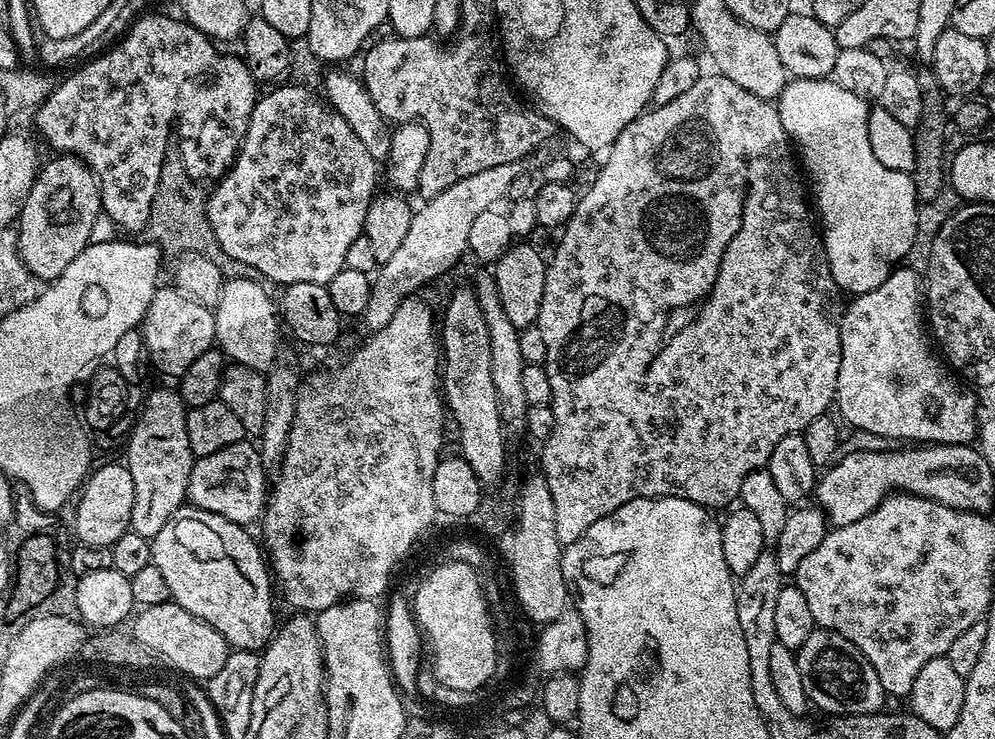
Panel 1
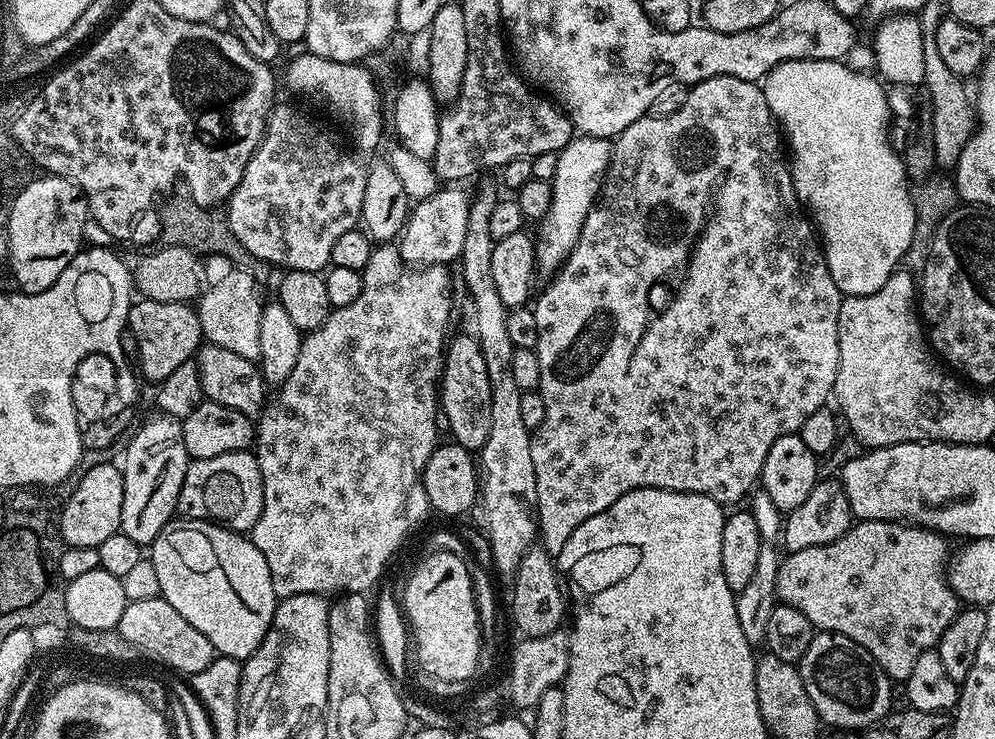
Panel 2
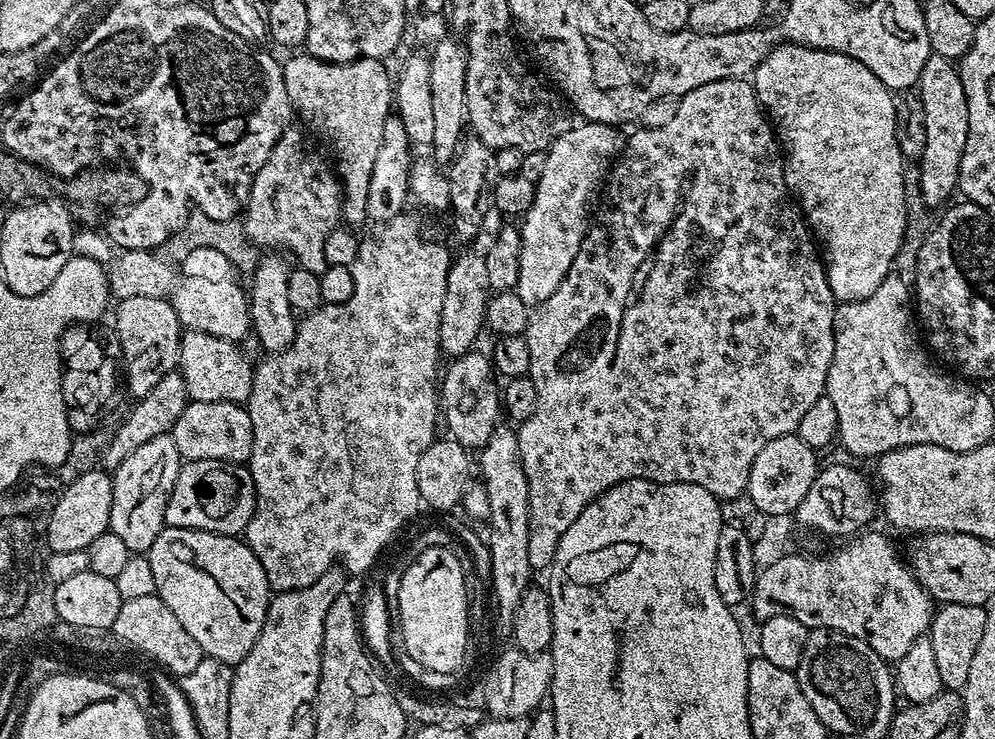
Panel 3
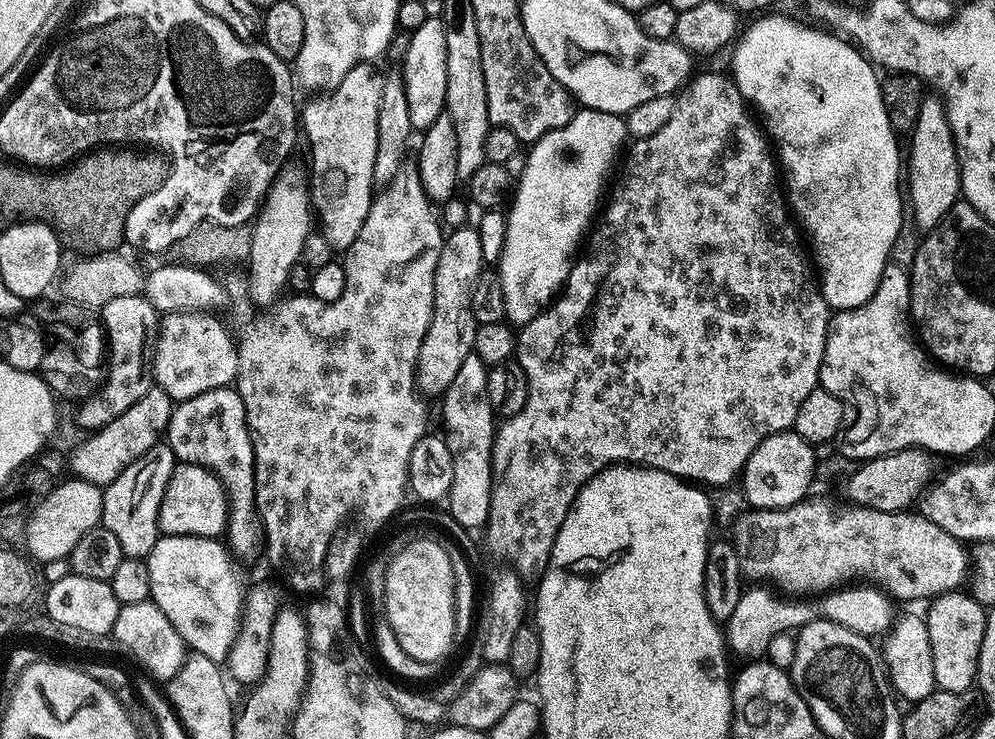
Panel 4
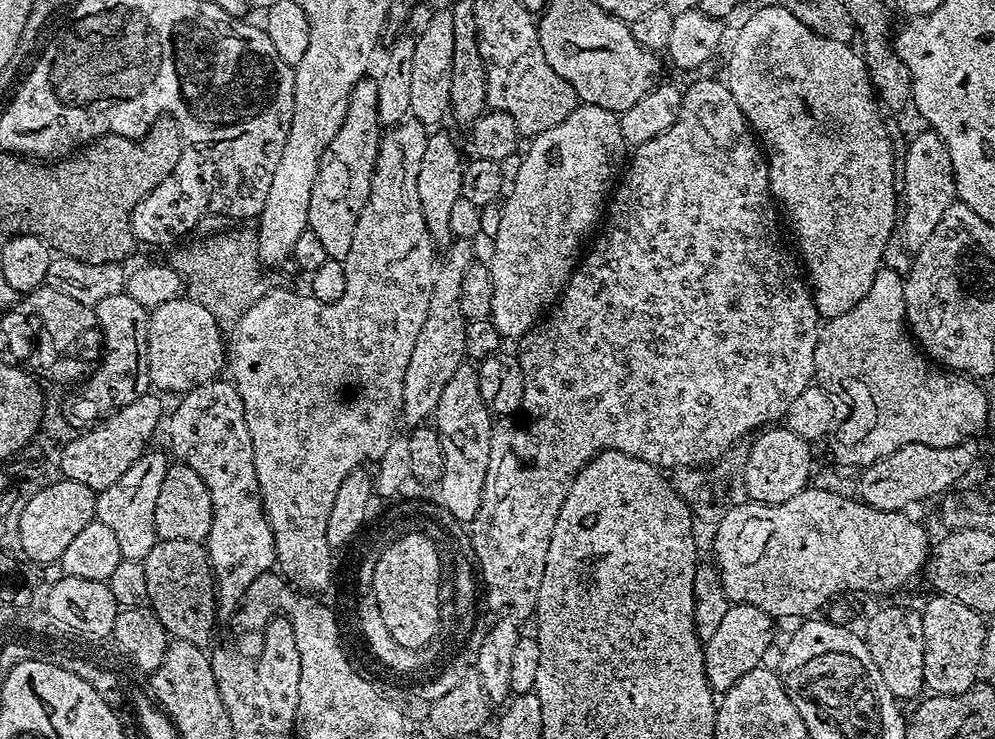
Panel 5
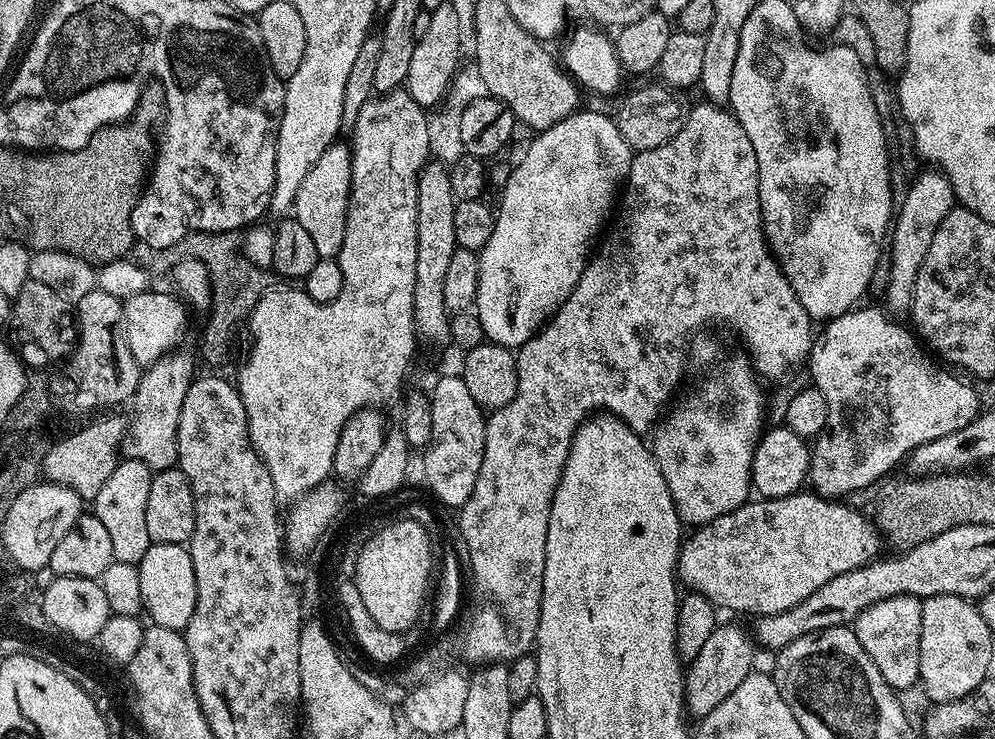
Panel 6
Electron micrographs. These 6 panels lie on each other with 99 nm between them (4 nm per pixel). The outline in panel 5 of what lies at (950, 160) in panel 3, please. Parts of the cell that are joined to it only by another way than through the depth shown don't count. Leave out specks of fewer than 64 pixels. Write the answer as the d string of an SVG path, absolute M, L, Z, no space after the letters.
M931 130L923 131L909 142L908 153L904 156L904 176L902 172L902 223L898 236L912 254L926 246L926 238L934 234L934 226L942 222L942 214L946 214L957 199L956 176L942 138Z

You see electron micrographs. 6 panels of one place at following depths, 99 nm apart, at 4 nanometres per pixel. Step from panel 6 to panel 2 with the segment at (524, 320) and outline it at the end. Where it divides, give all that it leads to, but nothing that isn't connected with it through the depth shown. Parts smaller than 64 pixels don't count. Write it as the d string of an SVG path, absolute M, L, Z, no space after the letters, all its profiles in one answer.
M577 135L562 151L556 153L558 166L554 170L554 178L550 181L552 197L550 210L538 221L540 233L535 233L536 266L541 273L555 274L560 271L564 260L578 242L578 234L582 234L582 226L596 205L596 197L600 195L604 183L604 174L612 157L612 144L603 136Z

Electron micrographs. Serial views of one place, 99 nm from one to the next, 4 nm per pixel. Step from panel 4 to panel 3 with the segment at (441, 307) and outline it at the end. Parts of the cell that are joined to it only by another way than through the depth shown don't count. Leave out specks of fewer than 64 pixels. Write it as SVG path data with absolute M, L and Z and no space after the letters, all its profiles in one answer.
M496 208L485 209L483 226L478 235L459 253L455 253L450 270L446 274L446 299L442 302L442 326L438 326L439 349L445 357L464 356L477 347L476 339L485 327L484 311L490 299L492 287L486 271L486 254L496 233L504 225L504 217Z

